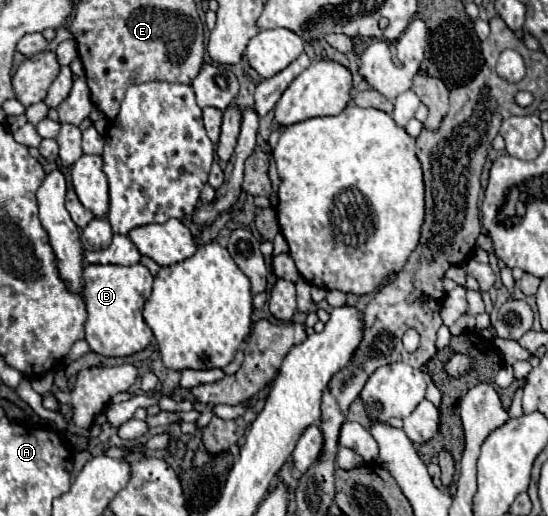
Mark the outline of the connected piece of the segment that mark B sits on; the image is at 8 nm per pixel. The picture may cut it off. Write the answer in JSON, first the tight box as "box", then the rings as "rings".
{"box":[82,265,152,357],"rings":[[[86,265],[82,271],[86,303],[86,343],[90,351],[104,357],[128,357],[148,347],[152,329],[146,325],[140,309],[152,293],[152,275],[144,265]]]}

